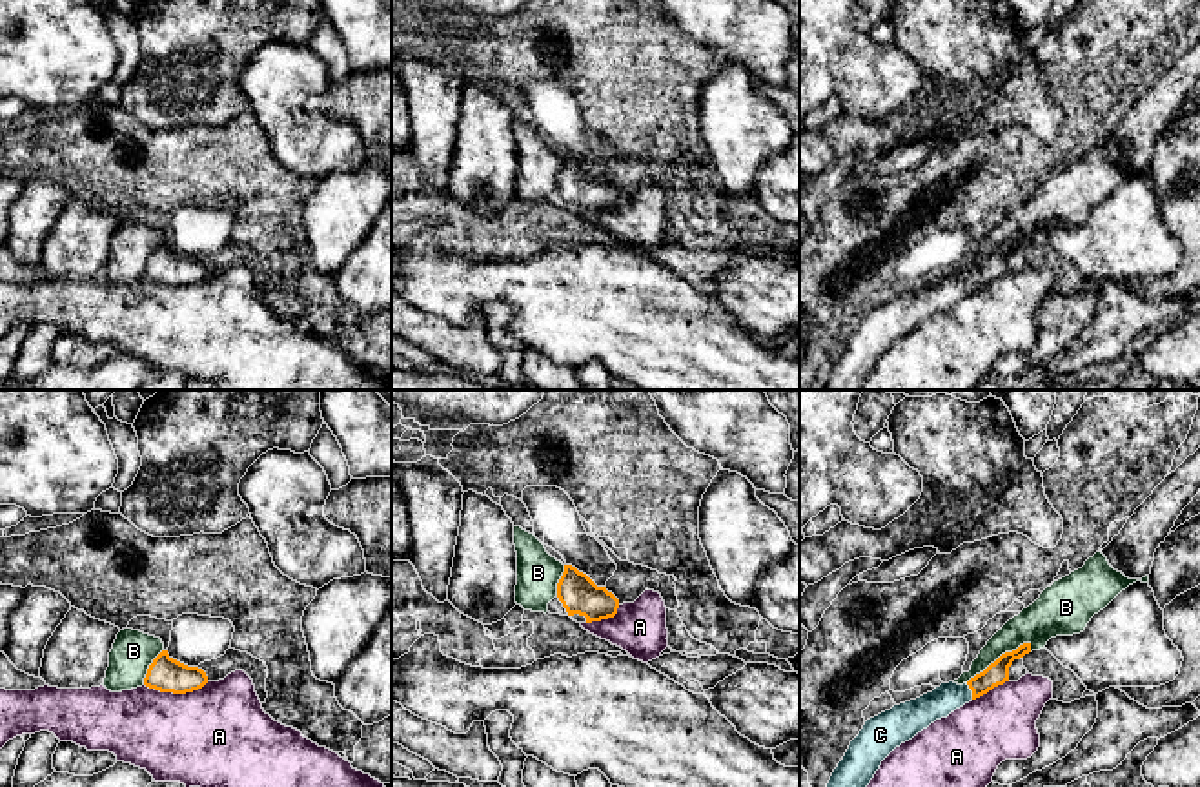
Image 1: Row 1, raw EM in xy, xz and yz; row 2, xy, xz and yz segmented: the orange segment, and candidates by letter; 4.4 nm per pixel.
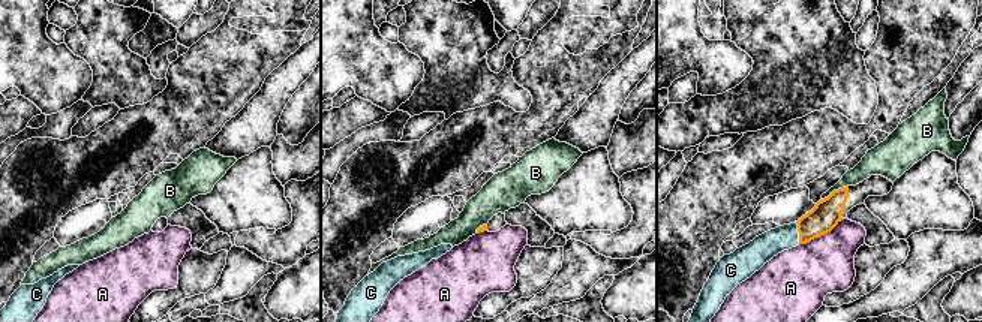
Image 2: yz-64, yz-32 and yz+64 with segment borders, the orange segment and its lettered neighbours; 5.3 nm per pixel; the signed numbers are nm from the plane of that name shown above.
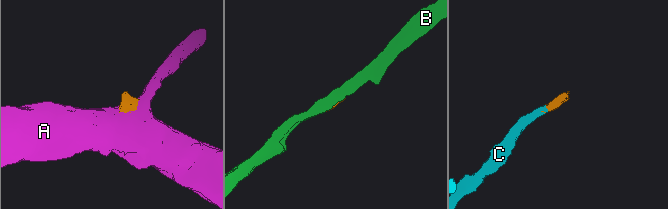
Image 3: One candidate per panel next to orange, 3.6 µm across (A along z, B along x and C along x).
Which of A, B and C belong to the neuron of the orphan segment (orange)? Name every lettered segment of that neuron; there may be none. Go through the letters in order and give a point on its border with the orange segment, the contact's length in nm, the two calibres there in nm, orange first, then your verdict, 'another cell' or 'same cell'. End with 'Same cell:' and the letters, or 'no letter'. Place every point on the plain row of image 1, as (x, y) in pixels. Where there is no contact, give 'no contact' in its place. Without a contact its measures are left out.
A: meets orange in xy at (175, 285); contact 280 nm long; 160 nm thick on the orange side, 440 nm on the other; another cell
B: meets orange in yz at (1000, 248); contact 340 nm long; 100 nm thick on the orange side, 170 nm on the other; another cell
C: meets orange in yz at (971, 281); contact 80 nm long; 100 nm thick on the orange side, 140 nm on the other; same cell
Same cell: C

